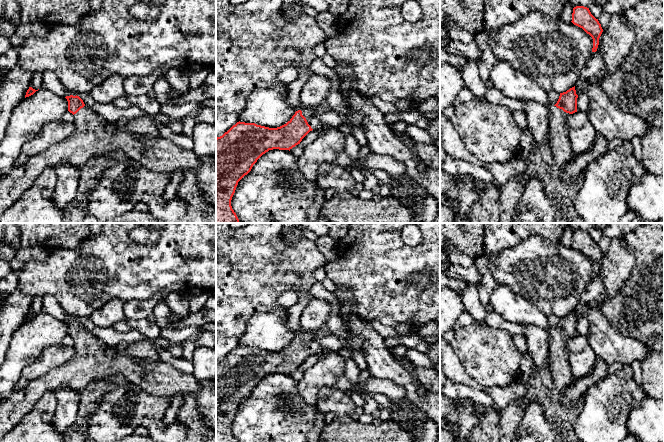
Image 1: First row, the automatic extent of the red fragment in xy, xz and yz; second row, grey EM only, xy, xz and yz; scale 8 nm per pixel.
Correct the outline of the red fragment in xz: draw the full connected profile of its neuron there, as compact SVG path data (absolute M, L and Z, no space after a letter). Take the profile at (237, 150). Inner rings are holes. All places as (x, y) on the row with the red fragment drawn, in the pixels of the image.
M302 107L284 125L269 128L255 123L237 122L222 136L216 138L216 223L239 223L232 209L231 200L238 182L247 175L257 160L273 149L291 150L300 144L312 130L320 130L324 124L313 115L312 110Z

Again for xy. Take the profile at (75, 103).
M77 95L65 98L68 101L68 111L74 116L74 131L48 151L32 156L24 165L18 165L8 176L0 180L0 217L34 185L34 181L44 170L55 169L62 164L84 166L89 159L97 156L106 158L111 152L123 152L129 159L157 173L172 176L176 172L181 172L183 175L189 171L194 172L198 187L206 199L216 207L216 166L202 162L193 150L182 148L166 138L137 136L126 127L117 128L115 123L107 122L93 108L86 106Z

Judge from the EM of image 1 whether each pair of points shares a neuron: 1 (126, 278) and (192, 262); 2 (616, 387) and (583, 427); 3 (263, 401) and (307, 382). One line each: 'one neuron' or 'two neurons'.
1: one neuron
2: one neuron
3: two neurons

